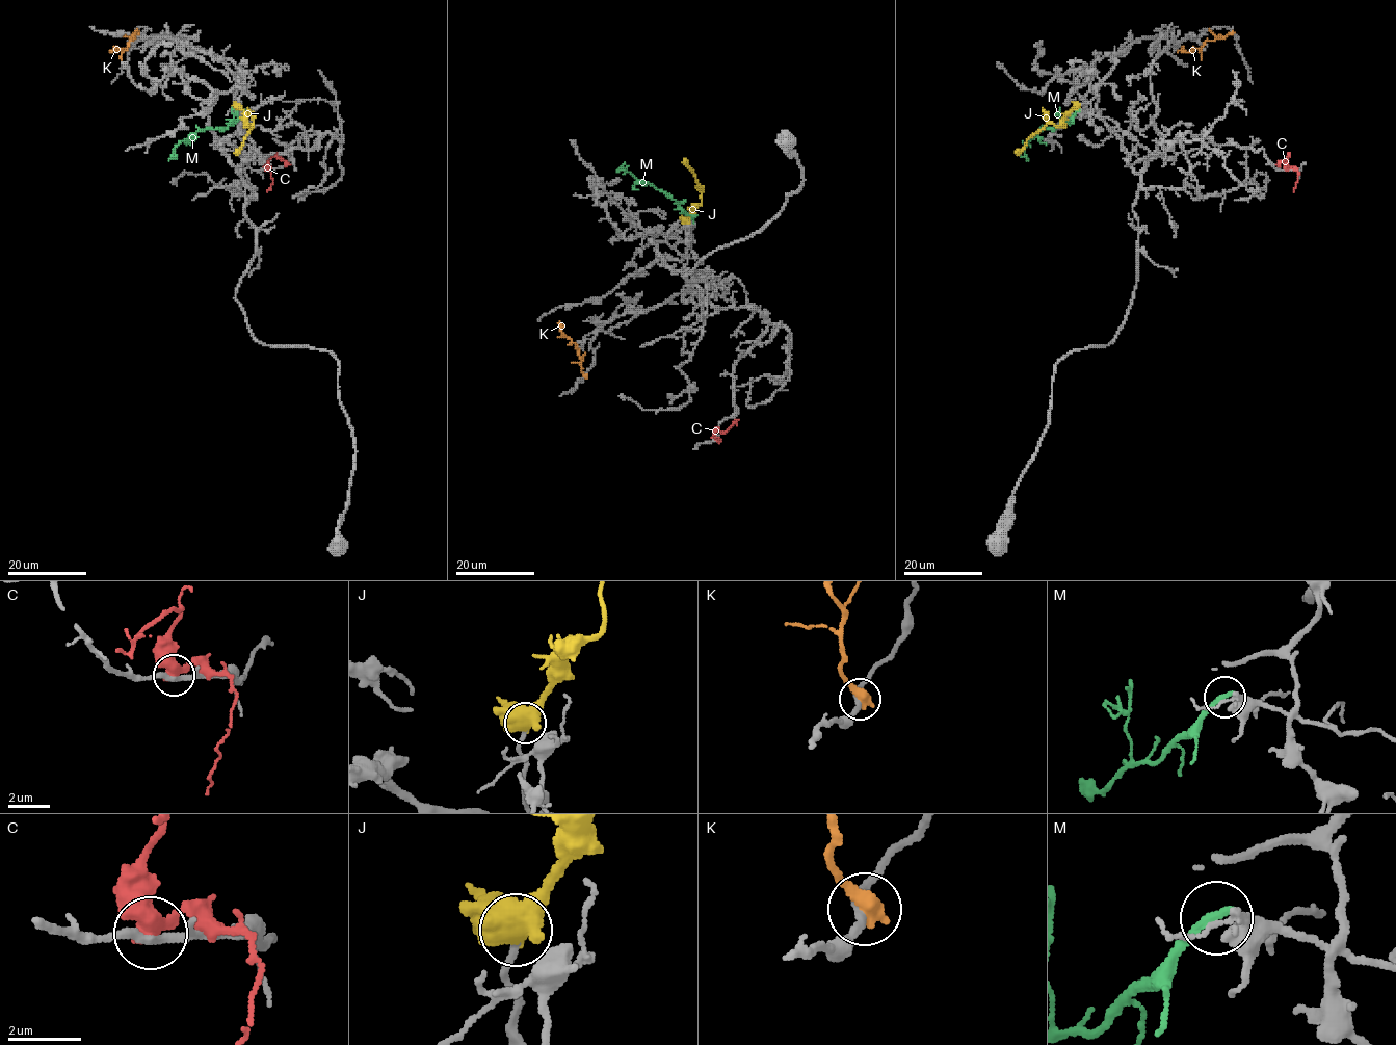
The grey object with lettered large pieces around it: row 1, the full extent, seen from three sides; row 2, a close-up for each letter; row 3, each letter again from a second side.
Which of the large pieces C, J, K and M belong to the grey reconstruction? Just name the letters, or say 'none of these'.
J

